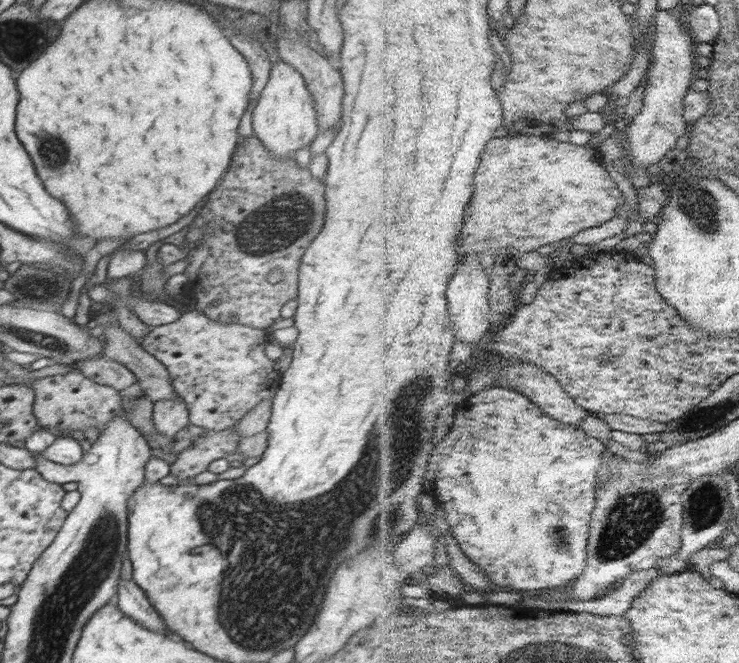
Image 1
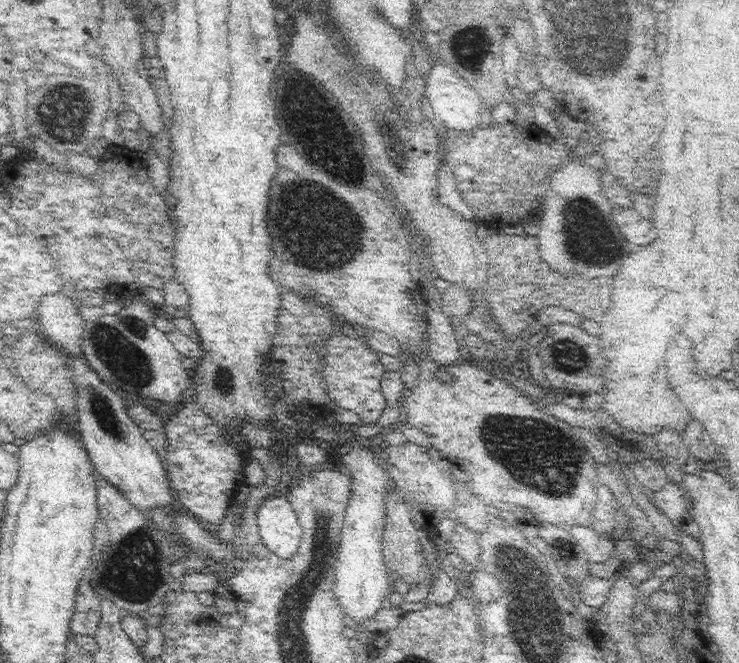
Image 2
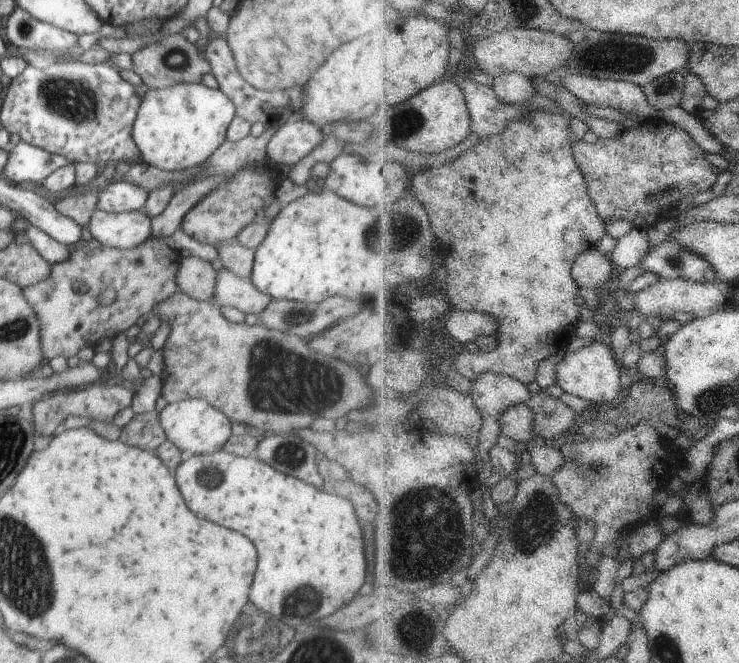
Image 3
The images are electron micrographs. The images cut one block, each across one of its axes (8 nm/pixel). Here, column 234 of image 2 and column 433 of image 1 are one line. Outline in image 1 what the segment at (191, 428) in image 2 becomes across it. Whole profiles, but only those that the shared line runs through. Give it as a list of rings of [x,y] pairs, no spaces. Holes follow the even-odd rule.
[[[496,385],[476,394],[468,393],[467,399],[461,399],[458,402],[458,414],[456,414],[452,432],[444,442],[437,443],[433,450],[429,472],[426,476],[426,491],[436,496],[440,503],[444,503],[443,508],[448,516],[451,533],[457,538],[464,552],[490,575],[495,584],[510,586],[516,590],[546,590],[546,588],[562,588],[562,586],[570,589],[577,578],[582,576],[588,568],[593,512],[597,510],[598,501],[598,470],[601,468],[602,456],[606,456],[606,451],[607,446],[604,442],[592,436],[583,427],[566,424],[550,416],[550,413],[547,413],[541,405],[536,404],[518,389]]]

